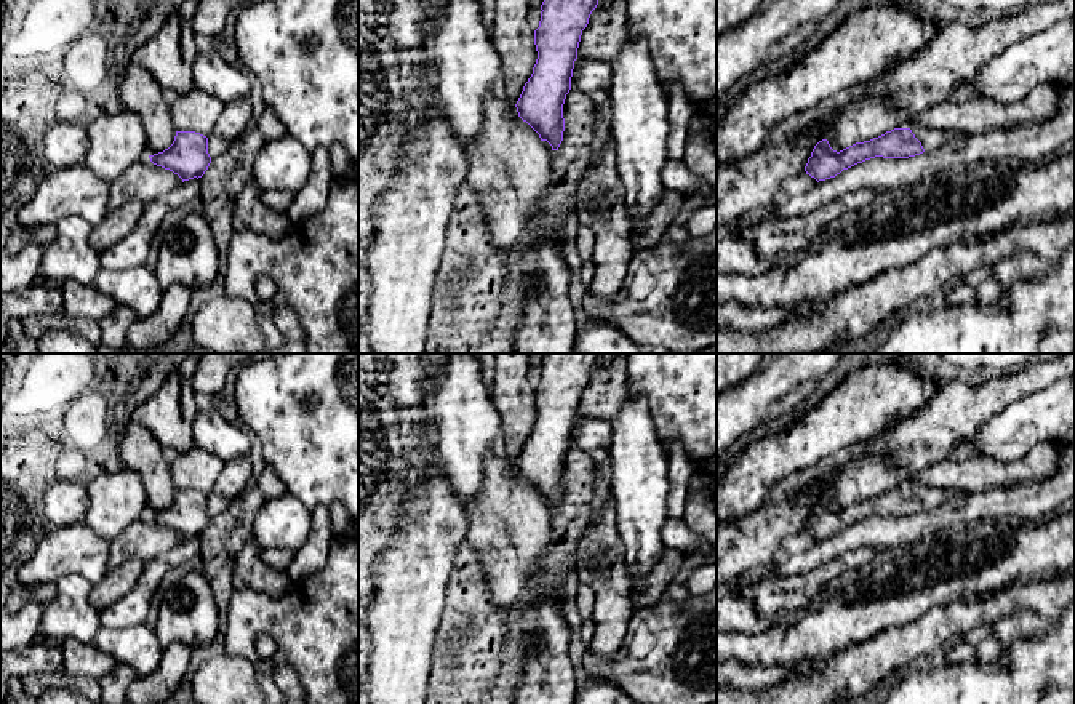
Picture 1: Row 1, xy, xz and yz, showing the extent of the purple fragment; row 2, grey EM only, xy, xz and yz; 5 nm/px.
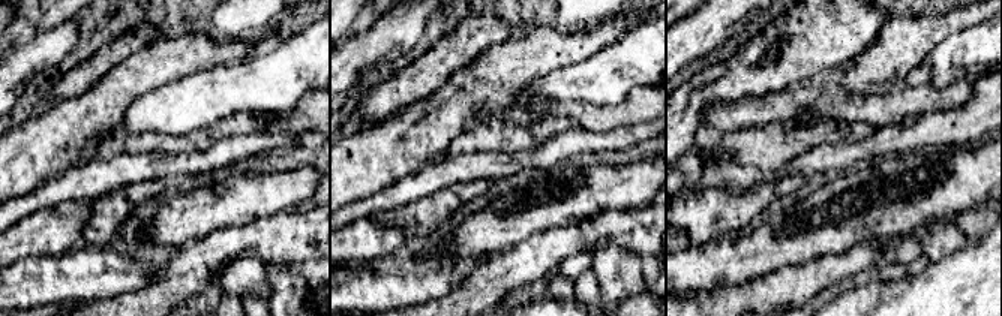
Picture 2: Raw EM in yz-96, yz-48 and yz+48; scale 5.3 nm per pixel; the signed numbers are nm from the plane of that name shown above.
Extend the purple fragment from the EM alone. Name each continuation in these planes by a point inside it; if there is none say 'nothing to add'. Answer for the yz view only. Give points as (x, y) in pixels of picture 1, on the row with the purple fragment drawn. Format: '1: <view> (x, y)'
1: yz (931, 140)

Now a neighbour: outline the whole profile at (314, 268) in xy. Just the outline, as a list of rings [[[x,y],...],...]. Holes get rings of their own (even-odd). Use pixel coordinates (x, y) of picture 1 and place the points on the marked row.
[[[358,174],[334,178],[325,208],[302,222],[291,224],[282,238],[269,238],[251,230],[234,232],[227,250],[224,296],[243,299],[254,307],[267,349],[280,349],[286,341],[275,325],[277,309],[286,306],[298,315],[307,354],[358,354]],[[261,277],[270,278],[275,285],[270,299],[262,299],[256,293],[254,283]]]

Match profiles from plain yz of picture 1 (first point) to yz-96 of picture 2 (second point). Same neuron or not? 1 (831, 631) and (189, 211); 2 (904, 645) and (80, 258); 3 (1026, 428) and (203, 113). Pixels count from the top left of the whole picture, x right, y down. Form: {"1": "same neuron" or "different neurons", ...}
{"1": "same neuron", "2": "different neurons", "3": "same neuron"}

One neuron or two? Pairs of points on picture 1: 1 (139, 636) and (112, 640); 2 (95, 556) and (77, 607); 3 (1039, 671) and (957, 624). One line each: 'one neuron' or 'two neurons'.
1: one neuron
2: two neurons
3: two neurons

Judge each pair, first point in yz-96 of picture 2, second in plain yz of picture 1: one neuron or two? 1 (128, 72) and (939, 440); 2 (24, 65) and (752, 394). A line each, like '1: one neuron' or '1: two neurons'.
1: one neuron
2: one neuron

